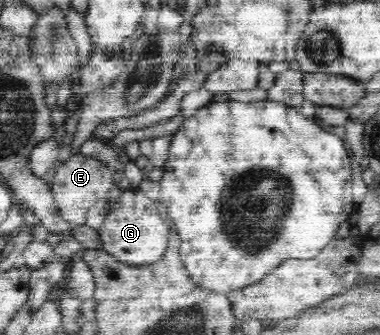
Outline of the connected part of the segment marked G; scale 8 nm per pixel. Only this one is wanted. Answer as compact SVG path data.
M136 189L124 190L119 199L111 201L111 209L99 228L103 248L130 264L150 264L162 256L168 244L168 226L158 215L157 203Z

